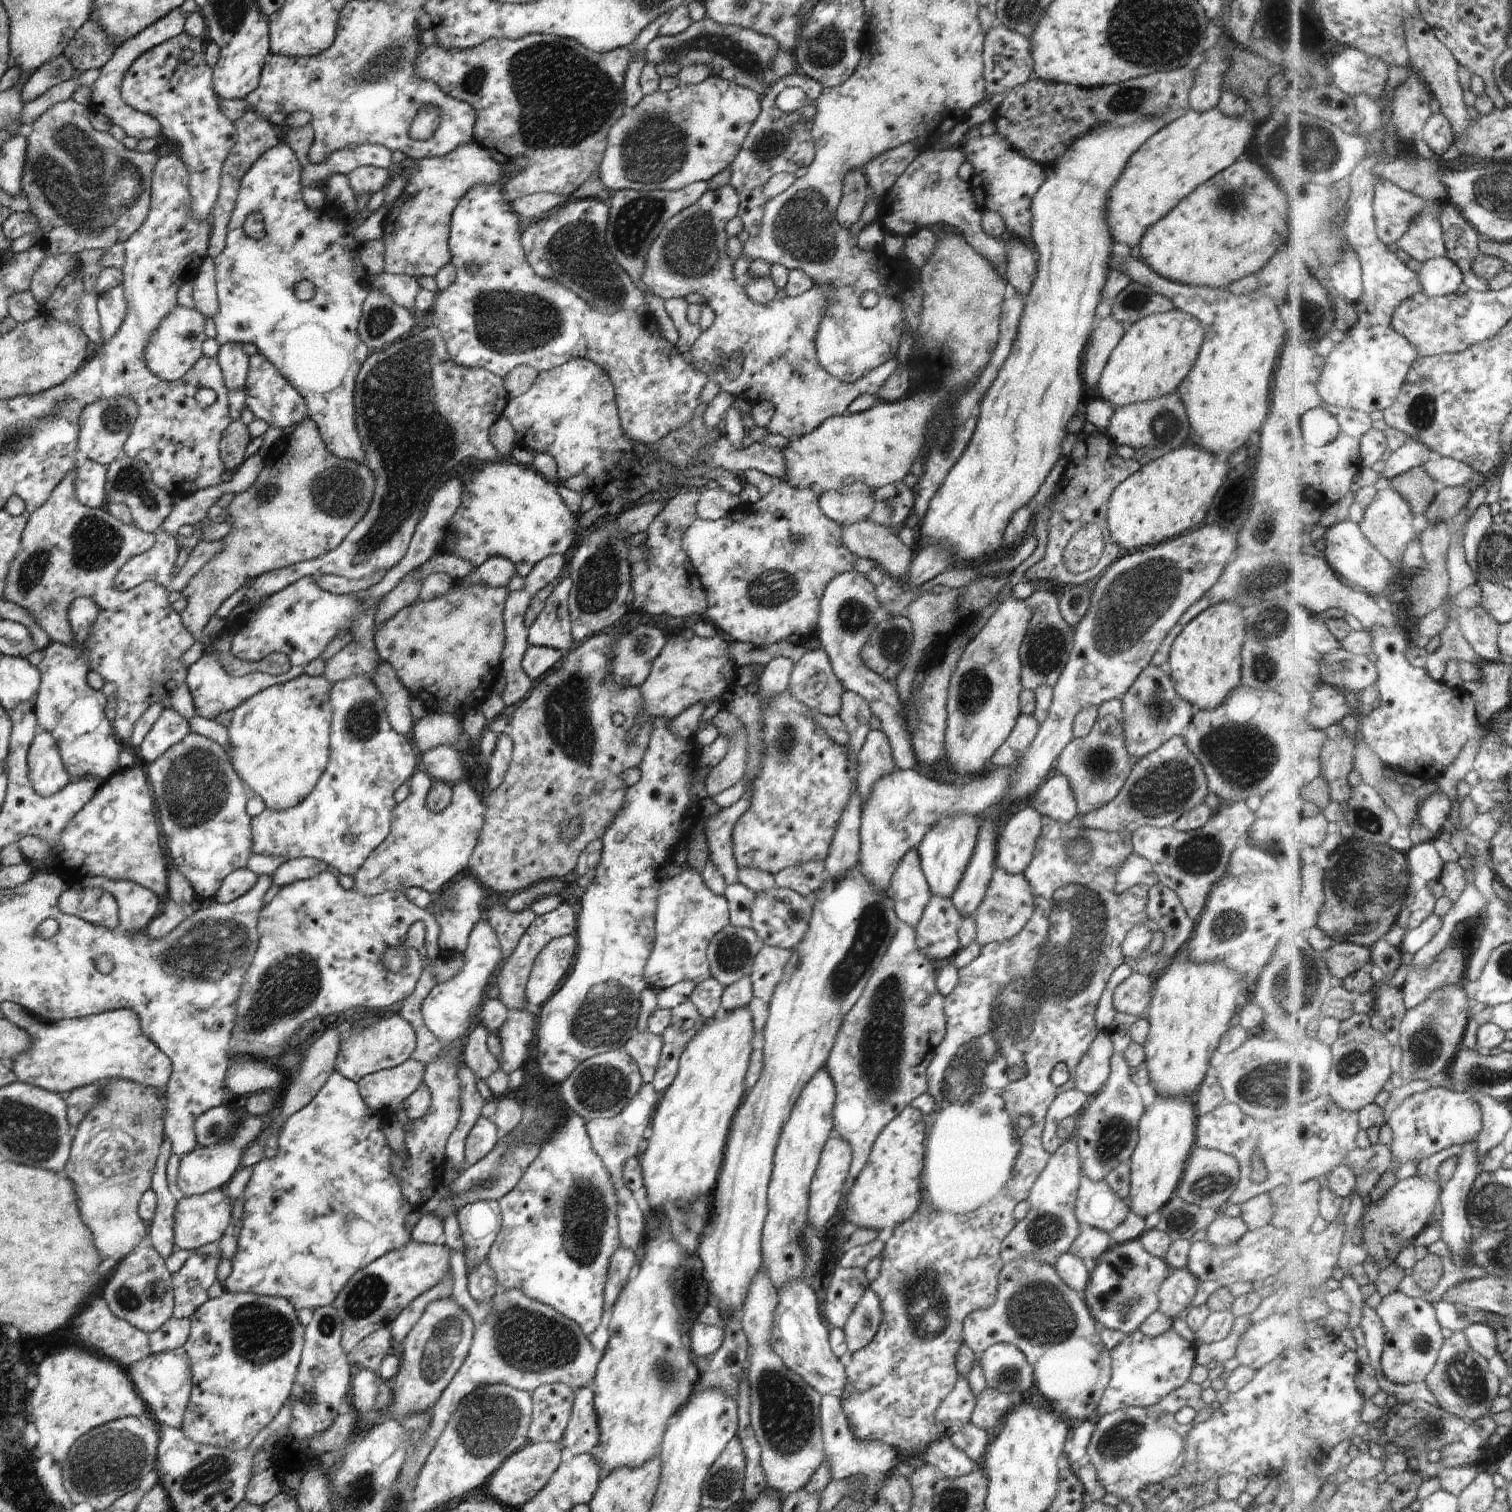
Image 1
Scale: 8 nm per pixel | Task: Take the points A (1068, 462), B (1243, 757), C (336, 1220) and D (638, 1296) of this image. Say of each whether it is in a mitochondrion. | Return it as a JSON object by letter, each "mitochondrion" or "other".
{"A":"other","B":"mitochondrion","C":"other","D":"other"}

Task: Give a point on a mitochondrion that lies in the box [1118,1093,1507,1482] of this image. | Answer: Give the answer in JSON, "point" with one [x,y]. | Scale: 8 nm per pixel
{"point":[1464,1378]}

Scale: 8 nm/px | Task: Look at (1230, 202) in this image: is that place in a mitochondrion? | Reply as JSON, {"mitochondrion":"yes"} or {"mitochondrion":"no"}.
{"mitochondrion":"yes"}

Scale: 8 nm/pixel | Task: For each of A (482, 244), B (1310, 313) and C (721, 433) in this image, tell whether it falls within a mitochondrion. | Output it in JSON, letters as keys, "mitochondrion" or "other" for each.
{"A":"other","B":"mitochondrion","C":"other"}

